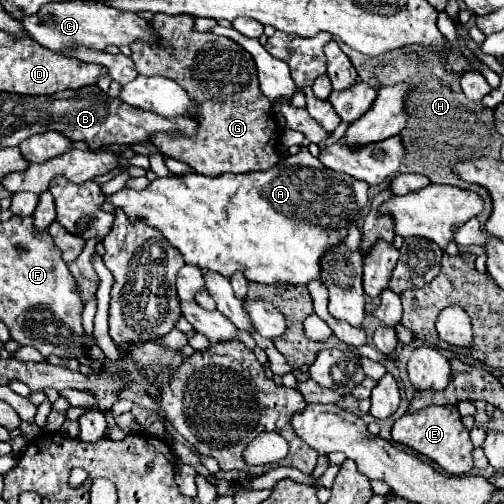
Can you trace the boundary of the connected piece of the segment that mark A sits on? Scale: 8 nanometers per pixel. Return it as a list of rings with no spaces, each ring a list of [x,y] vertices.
[[[300,149],[296,155],[288,155],[280,161],[280,165],[274,165],[268,171],[256,171],[256,173],[242,173],[242,175],[234,175],[234,173],[224,173],[220,177],[206,177],[206,175],[198,175],[198,173],[188,173],[182,179],[178,177],[166,177],[166,179],[154,179],[146,189],[142,191],[134,191],[134,189],[122,189],[118,193],[114,193],[110,197],[114,207],[120,207],[126,211],[126,215],[136,221],[136,219],[144,219],[148,225],[156,227],[162,231],[162,235],[176,247],[182,251],[184,261],[188,265],[196,265],[200,269],[212,269],[218,271],[226,277],[232,277],[236,271],[242,271],[248,281],[258,281],[258,283],[266,283],[272,287],[296,287],[296,285],[308,285],[310,281],[320,281],[320,261],[324,257],[324,253],[328,253],[328,249],[334,249],[336,245],[344,243],[346,239],[346,231],[348,225],[358,221],[362,215],[362,209],[368,203],[368,185],[364,181],[358,181],[354,177],[348,177],[346,173],[338,173],[332,171],[324,165],[320,165],[320,161],[316,157],[312,157],[308,153],[308,149]]]

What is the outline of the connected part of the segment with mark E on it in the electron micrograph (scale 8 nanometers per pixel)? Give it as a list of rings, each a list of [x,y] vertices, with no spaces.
[[[430,405],[416,413],[402,415],[394,427],[392,427],[392,439],[396,443],[402,443],[426,457],[430,457],[434,463],[438,463],[446,473],[450,475],[464,475],[468,473],[472,465],[472,441],[468,429],[462,425],[462,417],[456,409],[456,405]]]

